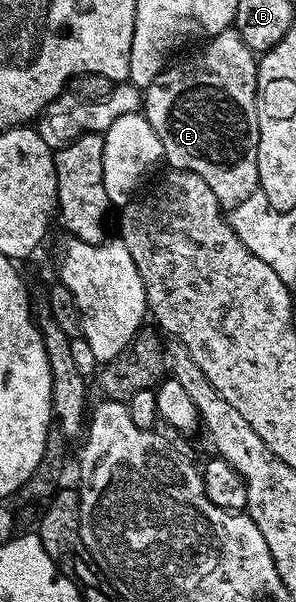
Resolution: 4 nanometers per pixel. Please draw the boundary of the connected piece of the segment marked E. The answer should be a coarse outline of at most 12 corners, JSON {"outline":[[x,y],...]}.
{"outline":[[234,28],[143,91],[164,162],[235,208],[258,180],[258,58]]}

